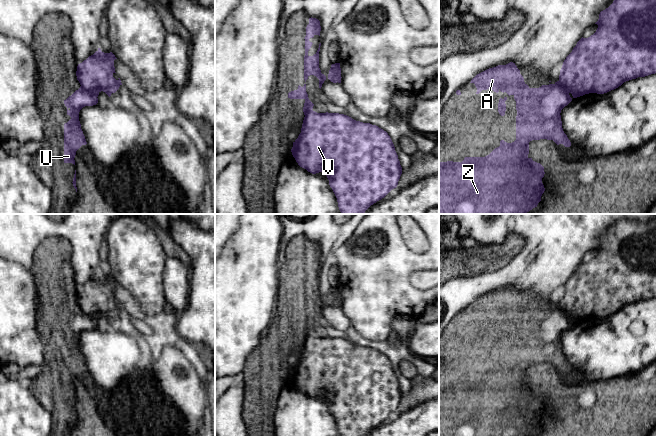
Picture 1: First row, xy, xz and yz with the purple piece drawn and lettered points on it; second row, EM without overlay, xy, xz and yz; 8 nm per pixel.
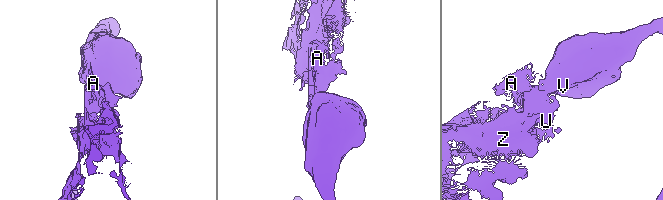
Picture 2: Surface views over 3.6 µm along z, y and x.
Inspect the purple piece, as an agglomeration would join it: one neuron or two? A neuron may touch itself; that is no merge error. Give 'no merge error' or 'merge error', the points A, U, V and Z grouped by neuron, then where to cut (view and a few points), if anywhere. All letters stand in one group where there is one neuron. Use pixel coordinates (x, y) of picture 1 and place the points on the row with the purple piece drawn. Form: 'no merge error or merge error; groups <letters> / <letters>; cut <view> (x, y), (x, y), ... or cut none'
merge error; groups A U Z / V; cut xy (81, 85), (84, 89), (97, 96)

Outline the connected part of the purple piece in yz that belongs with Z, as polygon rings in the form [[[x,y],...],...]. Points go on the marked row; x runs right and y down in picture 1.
[[[513,62],[489,68],[477,74],[470,83],[475,84],[476,94],[491,89],[514,96],[516,140],[512,143],[501,140],[500,146],[485,157],[465,157],[462,162],[439,162],[439,214],[526,214],[537,207],[545,191],[542,183],[544,167],[528,157],[529,142],[547,139],[557,145],[571,146],[563,131],[560,113],[572,98],[559,81],[530,88]]]

